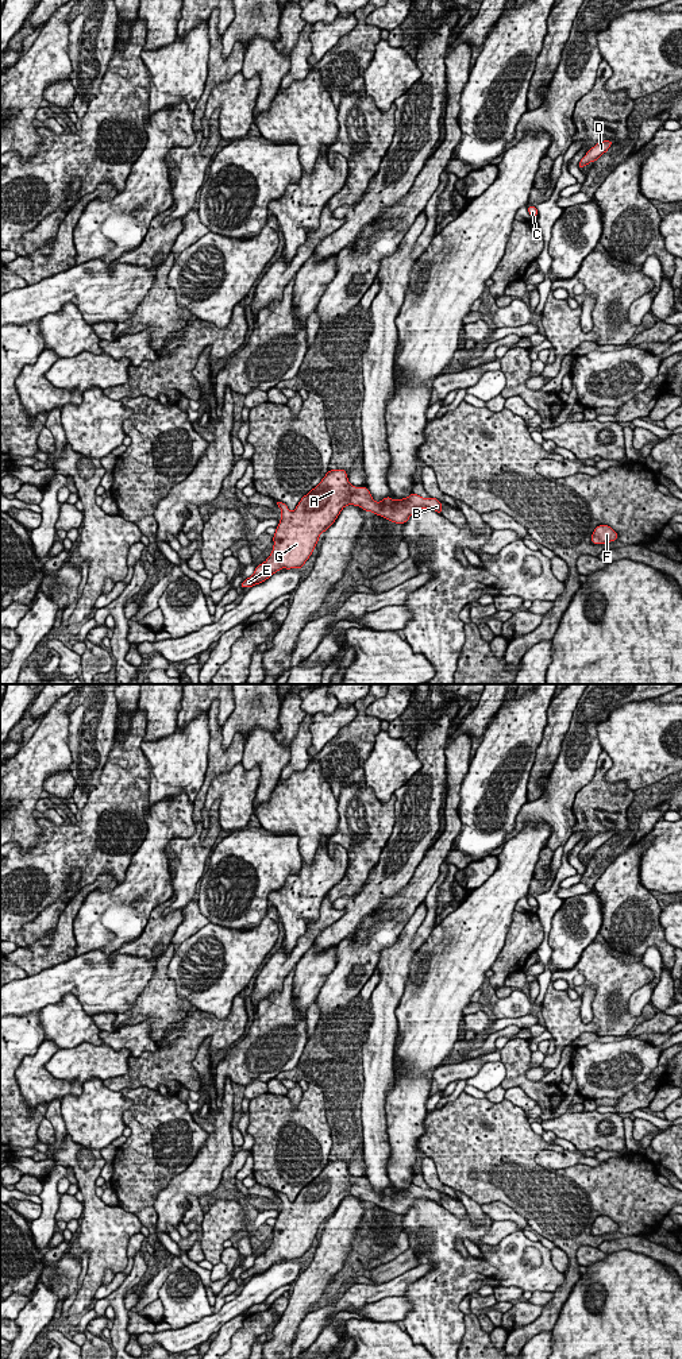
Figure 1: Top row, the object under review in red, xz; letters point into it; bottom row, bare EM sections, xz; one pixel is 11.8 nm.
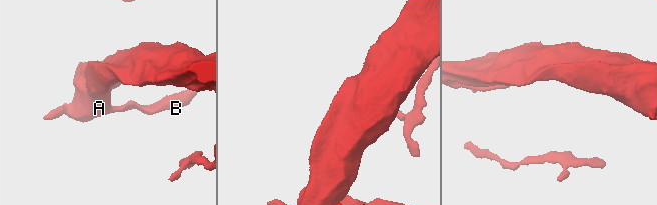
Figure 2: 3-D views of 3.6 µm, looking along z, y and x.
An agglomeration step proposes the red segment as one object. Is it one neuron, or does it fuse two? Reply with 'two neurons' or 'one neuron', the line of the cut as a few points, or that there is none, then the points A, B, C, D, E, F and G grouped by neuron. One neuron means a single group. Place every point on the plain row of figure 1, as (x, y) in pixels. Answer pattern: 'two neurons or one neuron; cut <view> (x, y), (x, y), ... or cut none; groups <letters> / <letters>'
one neuron; cut none; groups A B C D E F G

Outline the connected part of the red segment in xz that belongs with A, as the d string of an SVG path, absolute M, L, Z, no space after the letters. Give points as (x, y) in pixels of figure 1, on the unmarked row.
M342 1159L330 1161L293 1202L284 1193L276 1194L282 1202L273 1227L273 1242L265 1254L255 1258L254 1266L240 1274L242 1279L265 1273L278 1260L303 1259L320 1225L335 1213L347 1196L359 1197L396 1215L405 1215L417 1200L432 1200L442 1205L439 1190L423 1189L413 1184L402 1190L386 1188L375 1193L367 1178L352 1177Z

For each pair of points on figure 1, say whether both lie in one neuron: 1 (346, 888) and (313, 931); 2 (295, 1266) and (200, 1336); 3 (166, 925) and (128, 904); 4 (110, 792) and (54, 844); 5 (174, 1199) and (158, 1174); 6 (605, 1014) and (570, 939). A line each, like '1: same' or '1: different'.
1: different
2: same
3: different
4: same
5: different
6: different

